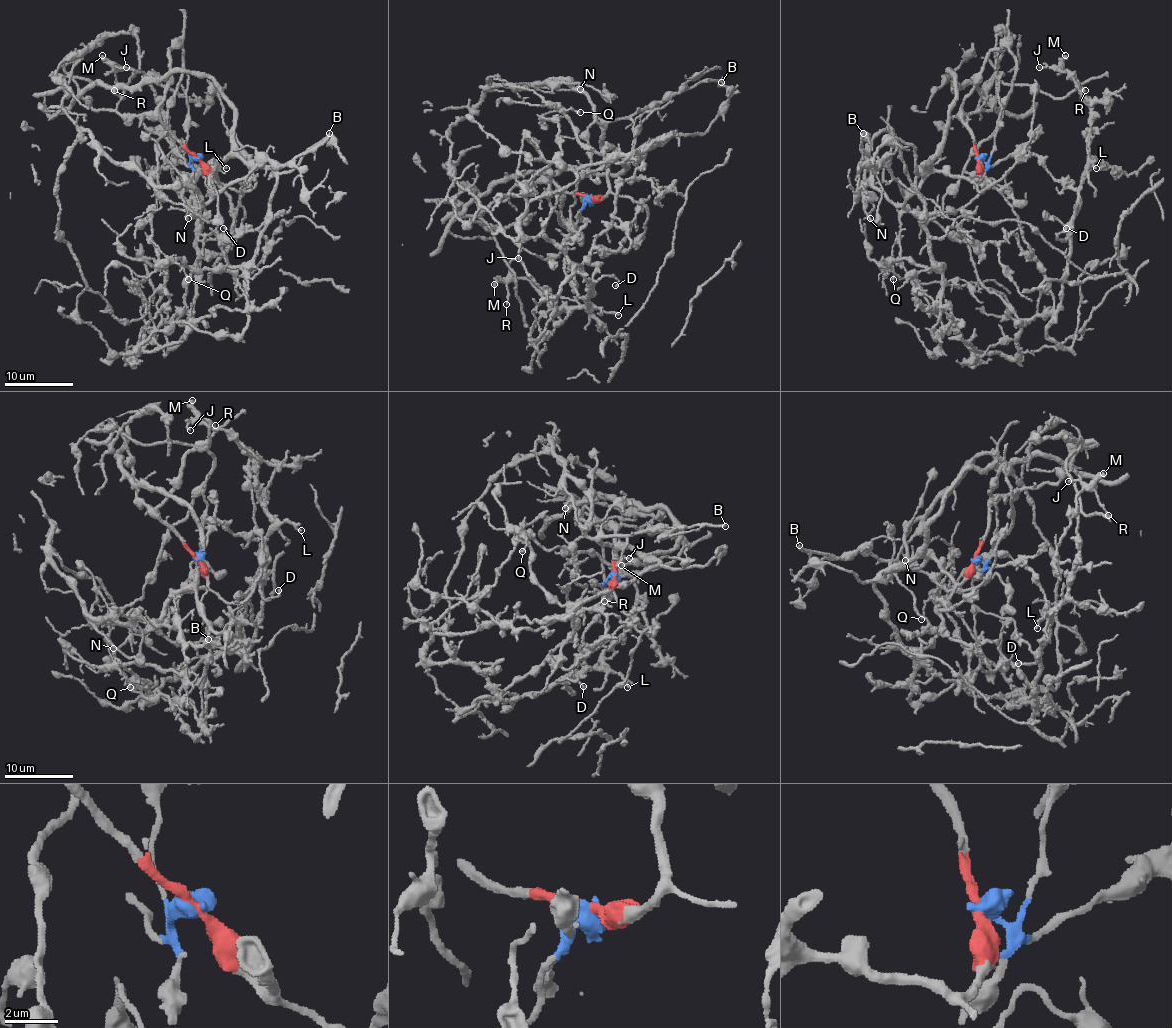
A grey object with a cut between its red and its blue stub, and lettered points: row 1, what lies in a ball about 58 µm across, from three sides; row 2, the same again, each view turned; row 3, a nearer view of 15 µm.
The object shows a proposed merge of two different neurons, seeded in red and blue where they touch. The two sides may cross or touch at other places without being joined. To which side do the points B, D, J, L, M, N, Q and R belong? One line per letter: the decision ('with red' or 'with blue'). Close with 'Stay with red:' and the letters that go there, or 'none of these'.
B: with red
D: with blue
J: with blue
L: with blue
M: with blue
N: with red
Q: with red
R: with blue
Stay with red: B, N, Q

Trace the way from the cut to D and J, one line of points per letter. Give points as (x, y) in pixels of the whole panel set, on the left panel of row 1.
D: (197, 158), (188, 165), (174, 150), (173, 177), (190, 191), (197, 236), (219, 238), (226, 232), (223, 227)
J: (197, 158), (188, 165), (174, 150), (185, 188), (193, 170), (152, 82), (126, 67)

